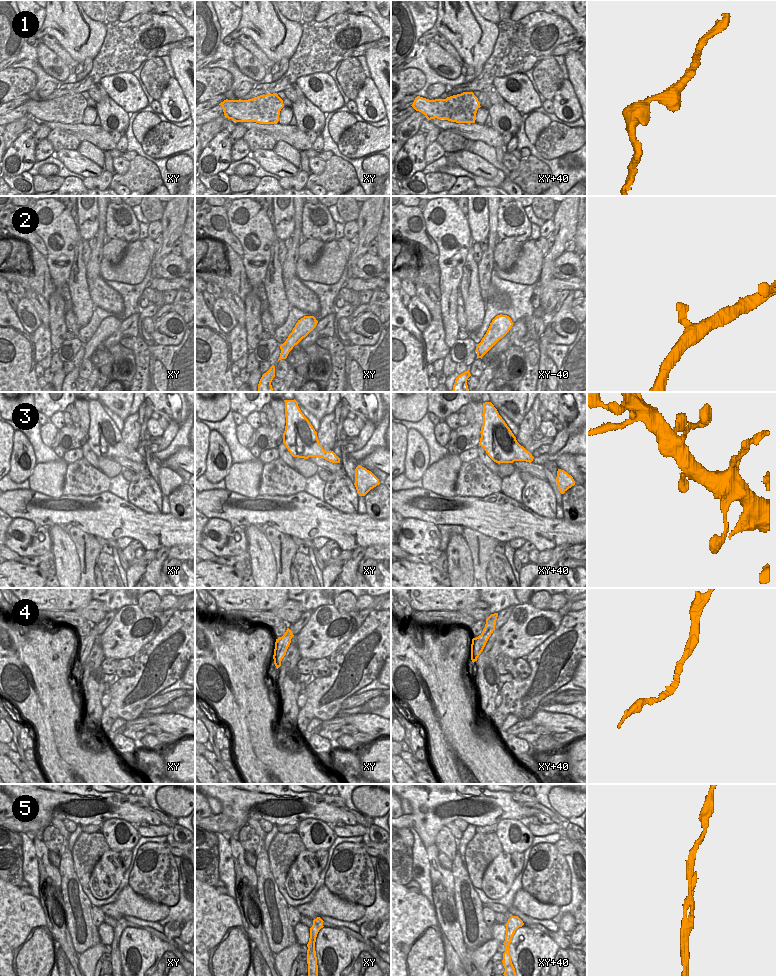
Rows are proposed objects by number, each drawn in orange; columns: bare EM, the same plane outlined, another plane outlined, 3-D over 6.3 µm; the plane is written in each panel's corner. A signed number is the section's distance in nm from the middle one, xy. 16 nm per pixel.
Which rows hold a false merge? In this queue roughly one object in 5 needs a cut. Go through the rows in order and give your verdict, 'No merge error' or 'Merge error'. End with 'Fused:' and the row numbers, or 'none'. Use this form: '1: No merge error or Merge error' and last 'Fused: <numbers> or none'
1: No merge error
2: No merge error
3: No merge error
4: No merge error
5: No merge error
Fused: none.

